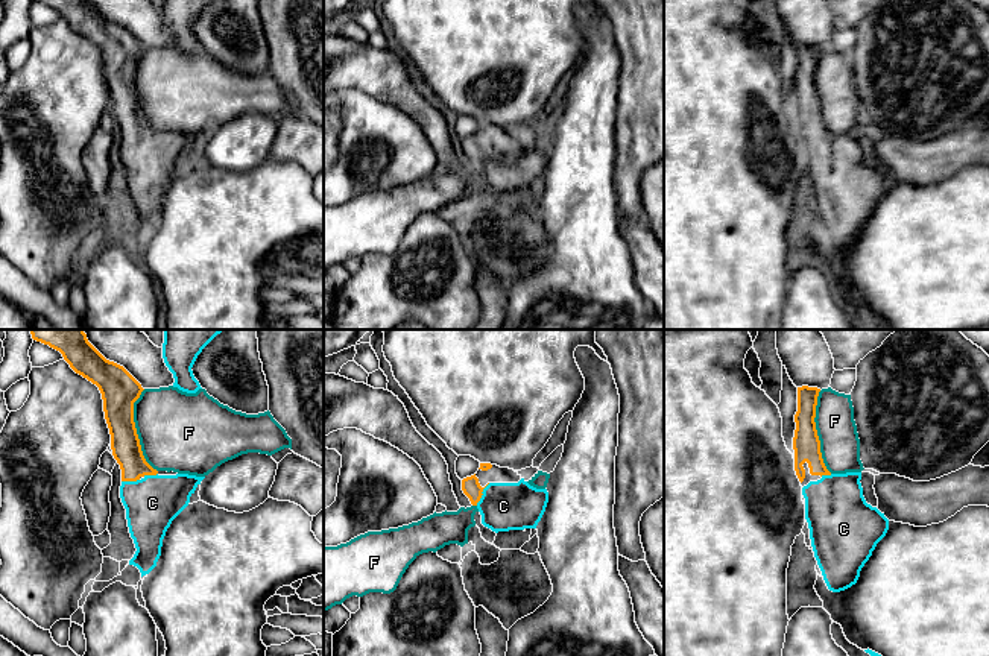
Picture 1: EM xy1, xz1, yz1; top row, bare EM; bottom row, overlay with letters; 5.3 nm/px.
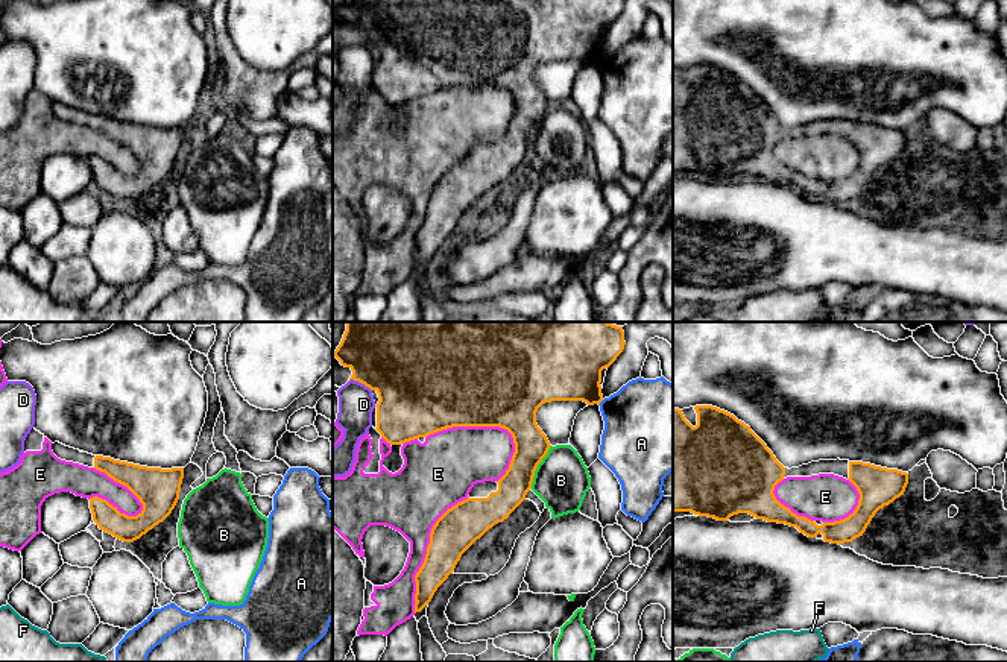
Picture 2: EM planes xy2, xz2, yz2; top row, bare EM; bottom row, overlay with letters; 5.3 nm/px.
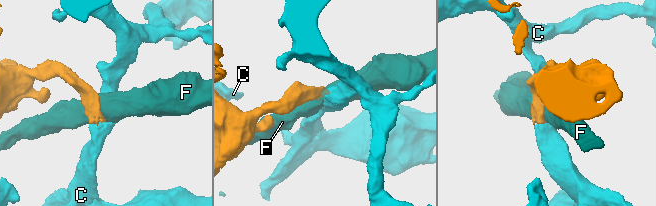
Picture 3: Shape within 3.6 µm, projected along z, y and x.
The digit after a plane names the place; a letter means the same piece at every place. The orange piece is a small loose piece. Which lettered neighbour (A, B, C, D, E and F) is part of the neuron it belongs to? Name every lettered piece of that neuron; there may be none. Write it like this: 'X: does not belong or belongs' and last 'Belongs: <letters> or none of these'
A: does not belong
B: does not belong
C: belongs
D: does not belong
E: does not belong
F: does not belong
Belongs: C

